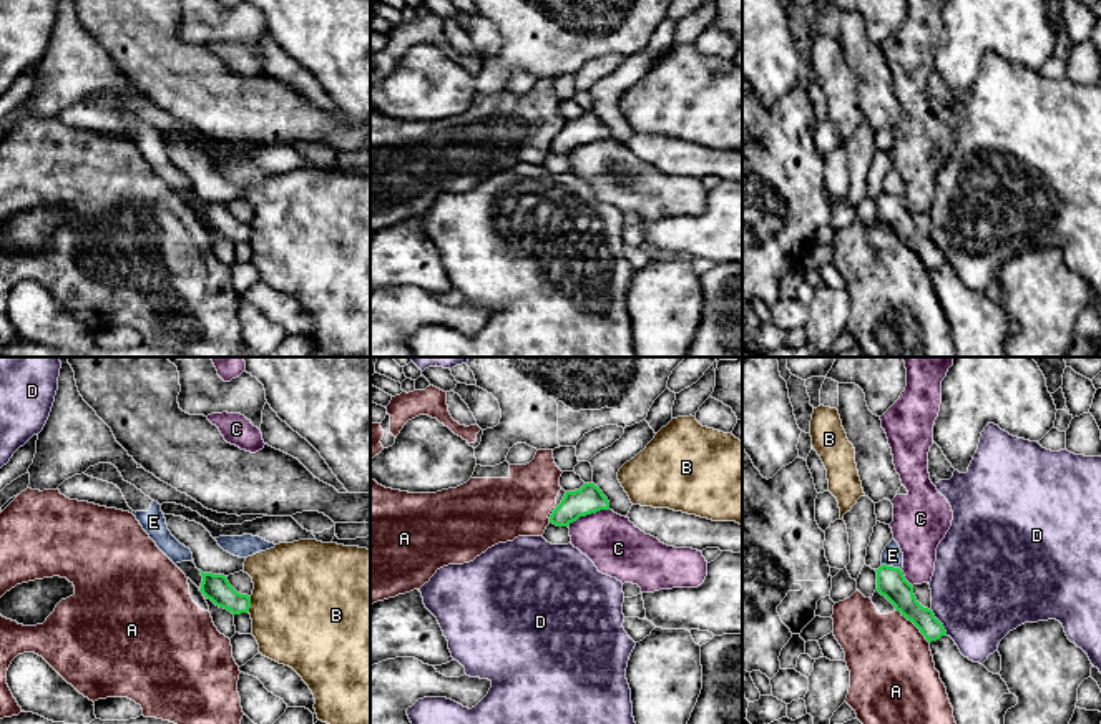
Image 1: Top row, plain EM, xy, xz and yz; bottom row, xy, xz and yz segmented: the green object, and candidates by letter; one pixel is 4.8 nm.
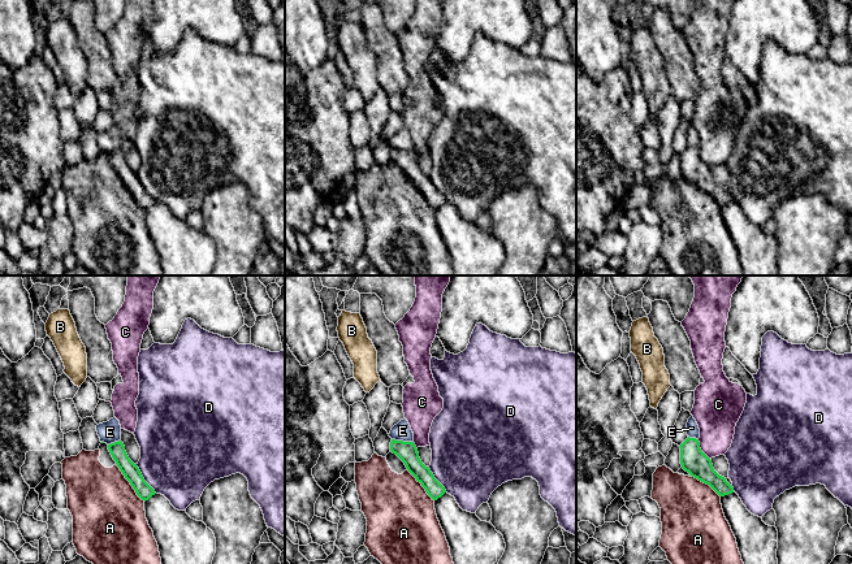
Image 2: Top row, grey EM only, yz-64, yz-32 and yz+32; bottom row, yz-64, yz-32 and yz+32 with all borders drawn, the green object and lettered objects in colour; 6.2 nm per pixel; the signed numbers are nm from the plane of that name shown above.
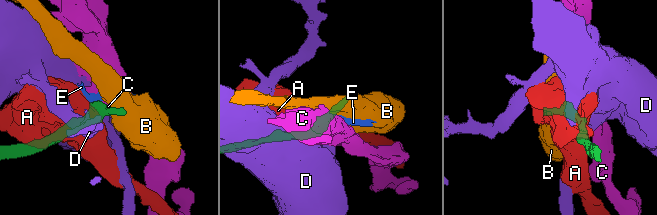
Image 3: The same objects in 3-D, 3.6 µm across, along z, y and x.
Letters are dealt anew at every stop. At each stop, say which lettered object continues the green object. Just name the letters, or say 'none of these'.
none of these

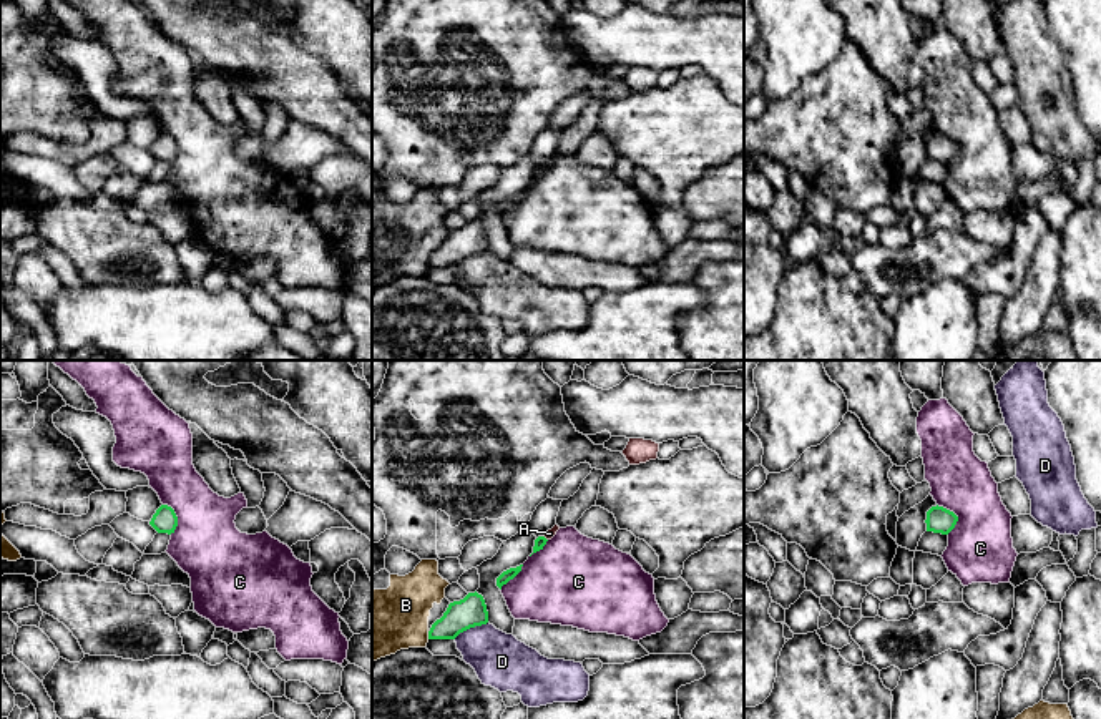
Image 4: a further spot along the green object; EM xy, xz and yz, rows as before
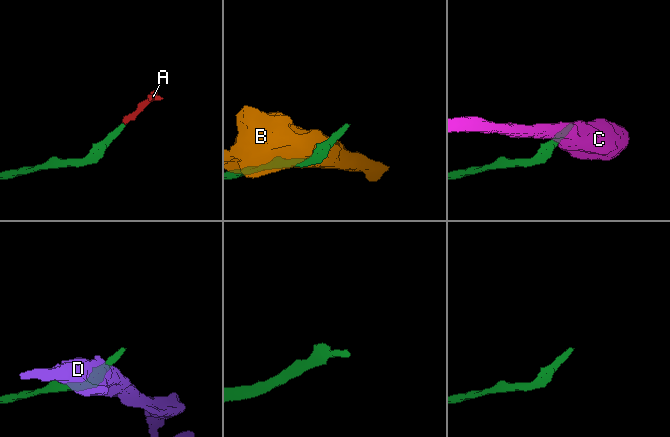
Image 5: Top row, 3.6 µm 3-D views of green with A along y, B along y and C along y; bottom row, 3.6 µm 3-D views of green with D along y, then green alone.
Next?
A

